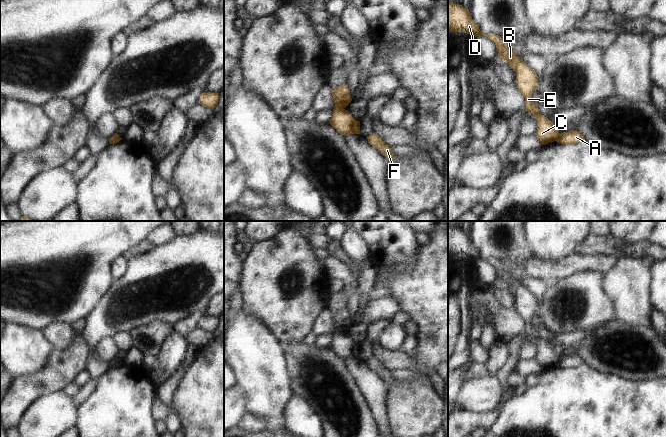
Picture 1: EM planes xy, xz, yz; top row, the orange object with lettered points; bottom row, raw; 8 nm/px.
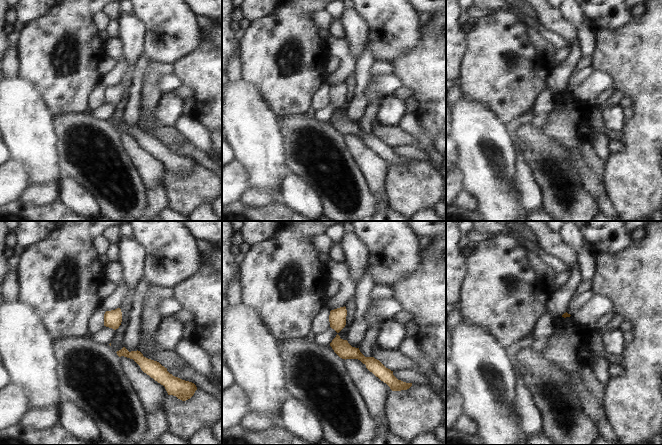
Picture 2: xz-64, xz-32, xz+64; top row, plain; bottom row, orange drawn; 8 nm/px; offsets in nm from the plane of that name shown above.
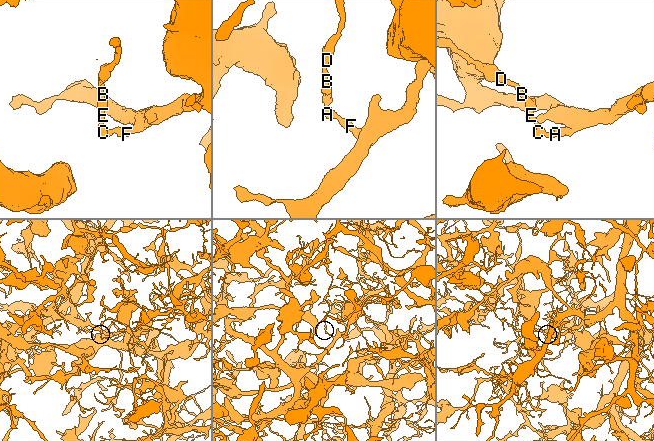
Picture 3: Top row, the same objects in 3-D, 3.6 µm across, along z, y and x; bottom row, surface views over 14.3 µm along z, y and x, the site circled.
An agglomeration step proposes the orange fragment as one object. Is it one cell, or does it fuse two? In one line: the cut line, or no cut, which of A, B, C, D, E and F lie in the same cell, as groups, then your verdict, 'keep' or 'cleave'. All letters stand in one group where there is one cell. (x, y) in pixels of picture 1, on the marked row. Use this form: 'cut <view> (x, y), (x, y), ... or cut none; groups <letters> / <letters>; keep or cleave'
cut xz (335, 106), (343, 109); groups A F / B C D E; cleave

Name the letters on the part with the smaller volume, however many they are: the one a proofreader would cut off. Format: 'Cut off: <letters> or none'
Cut off: B, C, D, E.

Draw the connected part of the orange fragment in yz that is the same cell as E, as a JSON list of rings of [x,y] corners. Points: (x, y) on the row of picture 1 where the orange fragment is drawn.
[[[448,1],[448,33],[463,30],[475,37],[484,35],[488,37],[498,50],[498,57],[509,64],[516,73],[516,85],[525,98],[524,110],[535,116],[537,122],[536,137],[546,145],[557,141],[560,133],[554,124],[539,112],[537,105],[532,101],[532,94],[538,87],[538,76],[519,56],[517,56],[496,34],[483,34],[472,20],[470,12],[462,5]]]

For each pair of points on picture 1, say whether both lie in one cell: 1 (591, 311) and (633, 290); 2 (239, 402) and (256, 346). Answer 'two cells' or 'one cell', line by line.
1: two cells
2: two cells

